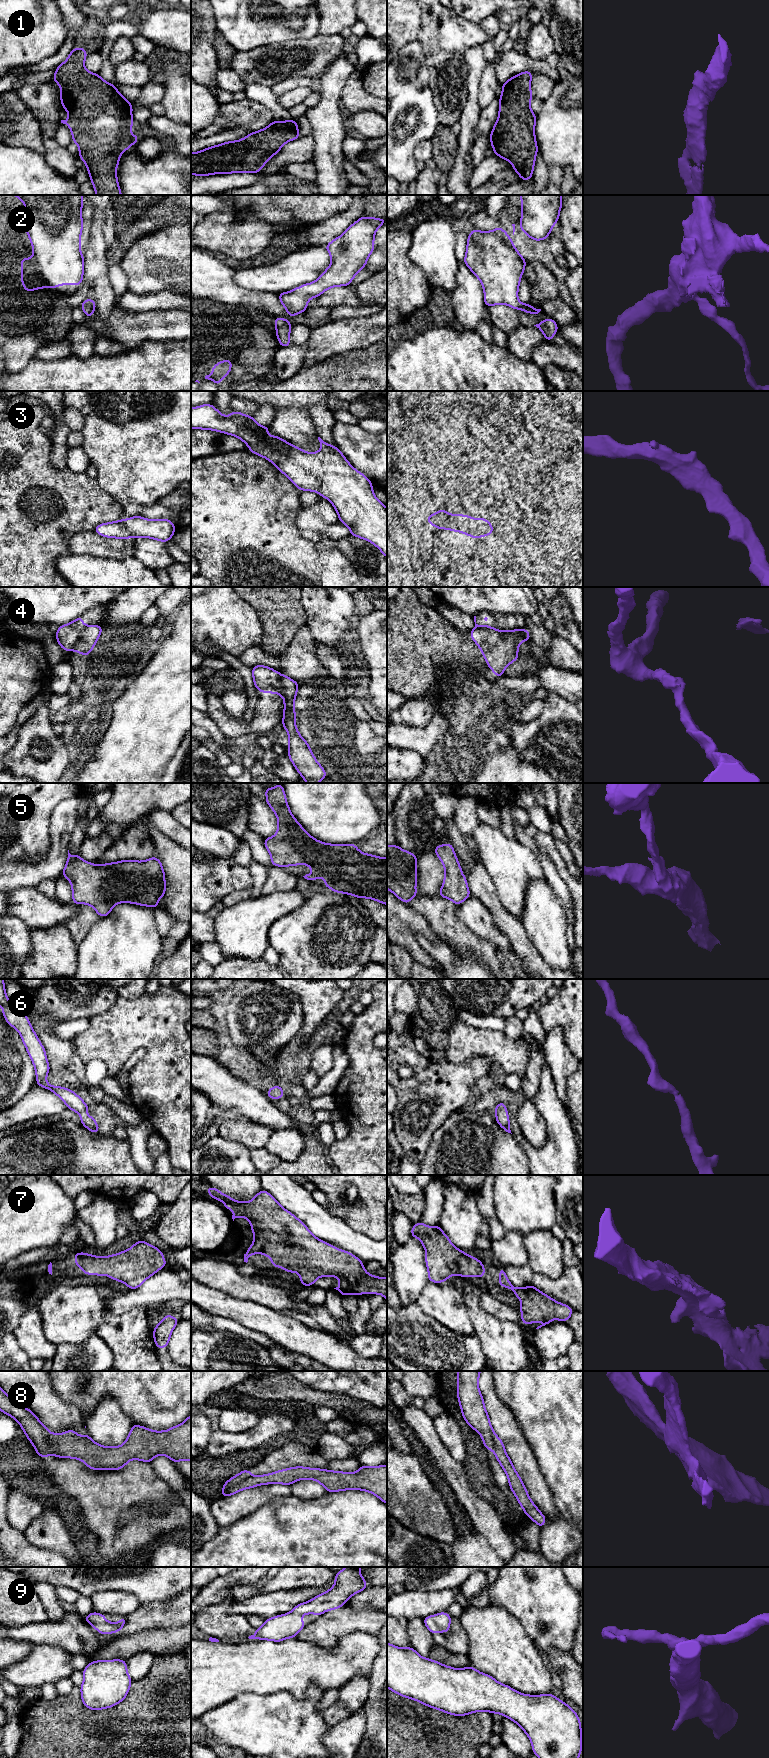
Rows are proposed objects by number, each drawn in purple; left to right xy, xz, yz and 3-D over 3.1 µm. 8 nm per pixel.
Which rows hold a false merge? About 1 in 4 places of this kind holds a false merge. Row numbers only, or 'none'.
4, 8

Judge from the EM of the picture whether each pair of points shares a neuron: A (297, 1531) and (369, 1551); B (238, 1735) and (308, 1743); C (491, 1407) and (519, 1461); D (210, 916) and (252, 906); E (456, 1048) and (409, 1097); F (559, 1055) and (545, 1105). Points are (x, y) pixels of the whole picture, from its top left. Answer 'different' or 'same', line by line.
A: same
B: same
C: same
D: different
E: different
F: different

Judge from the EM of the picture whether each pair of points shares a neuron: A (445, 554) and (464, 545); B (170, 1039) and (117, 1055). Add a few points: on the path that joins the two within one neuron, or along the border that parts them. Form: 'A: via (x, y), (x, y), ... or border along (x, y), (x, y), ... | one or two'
A: via (450, 549), (459, 546) | one
B: via (157, 1039), (133, 1039), (130, 1042) | one

